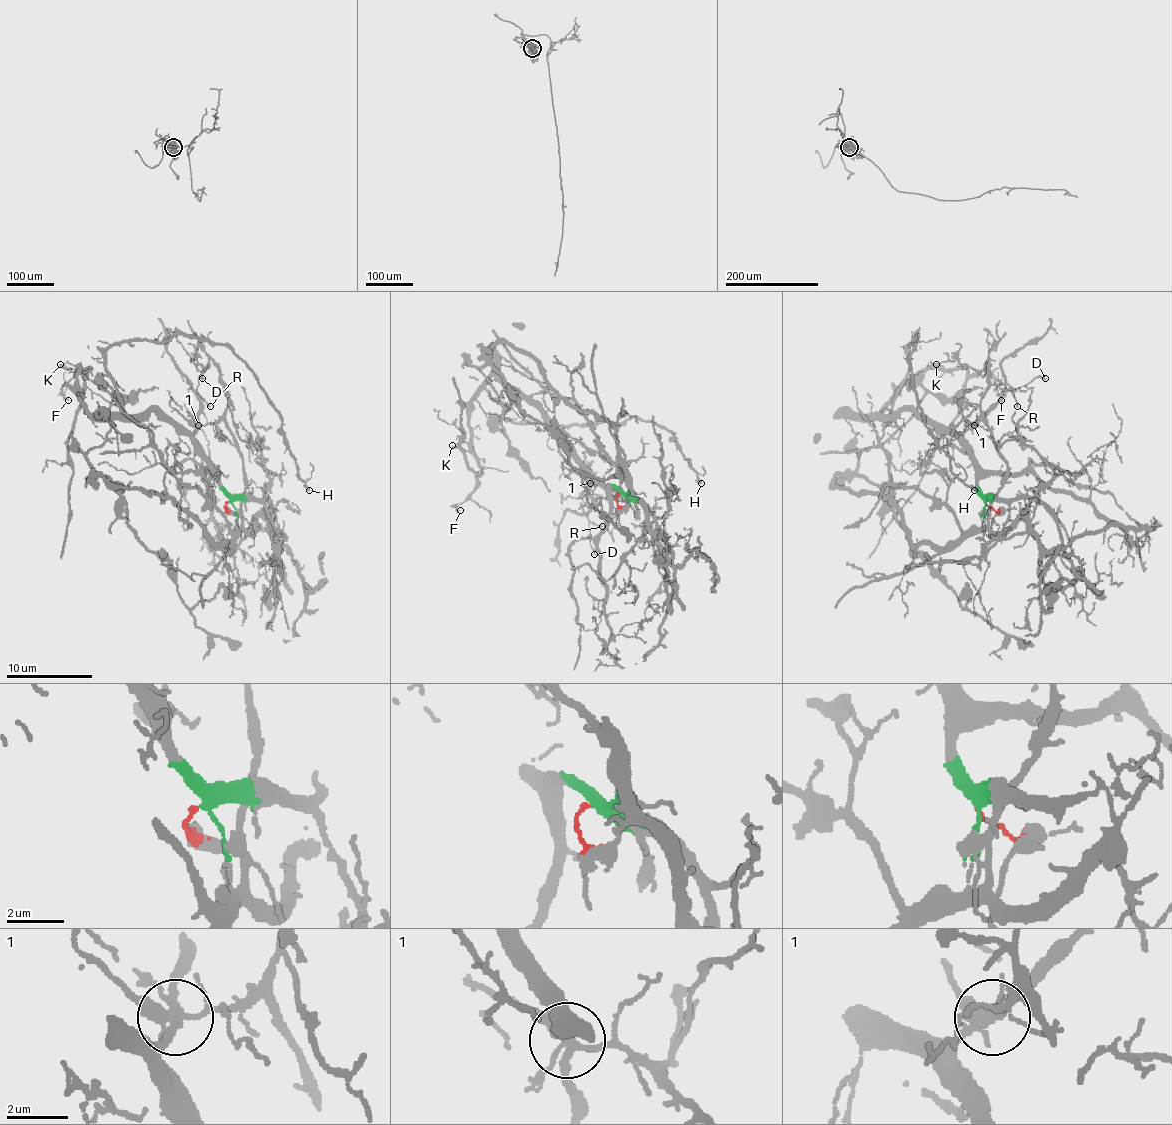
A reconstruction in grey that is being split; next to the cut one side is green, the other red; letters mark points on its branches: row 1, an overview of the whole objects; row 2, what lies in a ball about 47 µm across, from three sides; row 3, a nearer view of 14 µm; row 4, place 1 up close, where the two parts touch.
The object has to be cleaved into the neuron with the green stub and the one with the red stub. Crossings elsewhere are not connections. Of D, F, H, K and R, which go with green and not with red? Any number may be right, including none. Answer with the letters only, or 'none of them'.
D, F, H, K, R

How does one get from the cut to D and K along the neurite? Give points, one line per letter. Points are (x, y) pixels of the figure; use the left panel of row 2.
D: (229, 502), (218, 467), (194, 433), (198, 426), (198, 396), (194, 392), (198, 377), (203, 379)
K: (229, 502), (218, 467), (190, 437), (158, 411), (99, 418), (86, 409), (80, 396), (78, 368), (61, 364)

